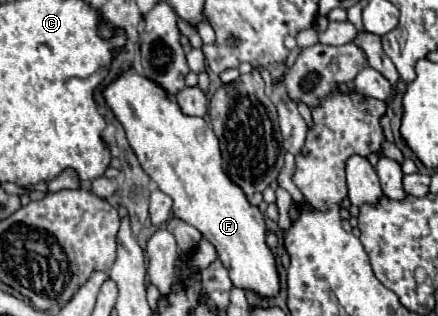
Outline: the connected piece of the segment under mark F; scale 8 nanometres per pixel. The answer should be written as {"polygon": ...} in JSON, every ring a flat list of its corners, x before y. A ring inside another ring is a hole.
{"polygon":[[133,67,103,89,103,99,123,125,143,171,173,199,173,215,199,229,217,249,217,257,227,267,233,287,253,291,259,297,277,297,281,281,275,255,265,243,265,217,225,173,219,141,211,125,203,117,185,115,159,83,139,75]]}

